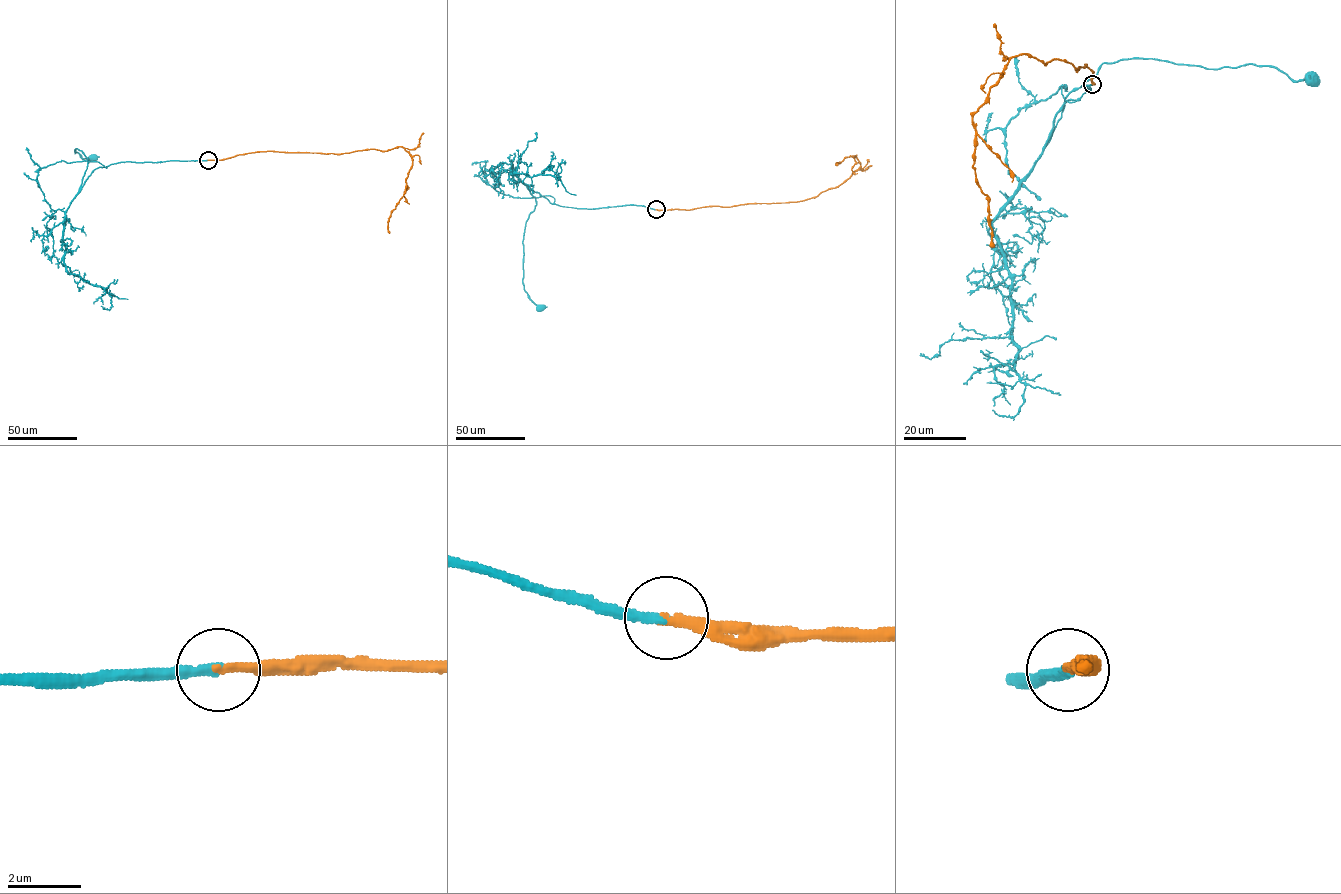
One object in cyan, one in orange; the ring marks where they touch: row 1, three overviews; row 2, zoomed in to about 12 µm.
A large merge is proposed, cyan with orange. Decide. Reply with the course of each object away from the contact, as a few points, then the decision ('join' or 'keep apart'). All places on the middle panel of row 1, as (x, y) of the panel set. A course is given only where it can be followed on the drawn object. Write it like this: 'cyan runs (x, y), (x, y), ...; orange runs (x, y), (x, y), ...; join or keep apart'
cyan runs (656, 209), (560, 206), (527, 186), (536, 204), (526, 223), (522, 282), (541, 308); orange runs (656, 209), (796, 202), (836, 187), (859, 168), (860, 162), (855, 156), (850, 156), (837, 165); join

